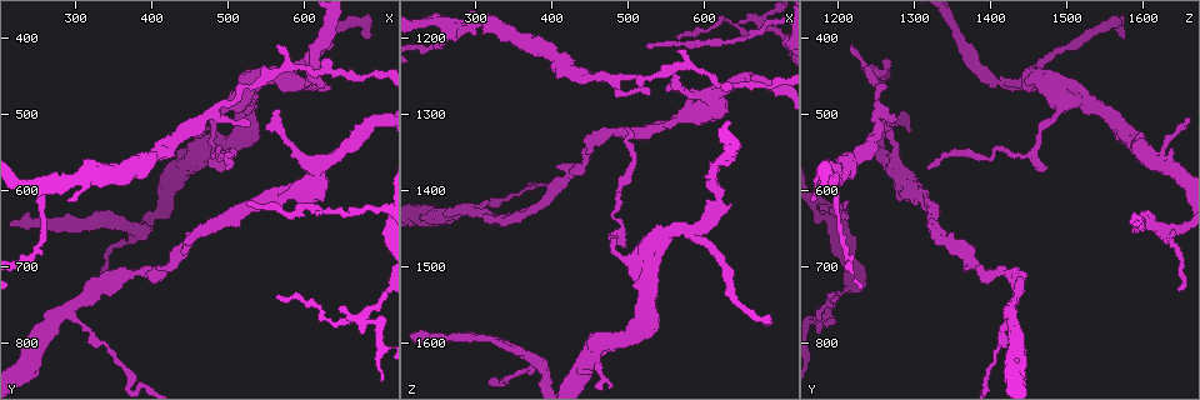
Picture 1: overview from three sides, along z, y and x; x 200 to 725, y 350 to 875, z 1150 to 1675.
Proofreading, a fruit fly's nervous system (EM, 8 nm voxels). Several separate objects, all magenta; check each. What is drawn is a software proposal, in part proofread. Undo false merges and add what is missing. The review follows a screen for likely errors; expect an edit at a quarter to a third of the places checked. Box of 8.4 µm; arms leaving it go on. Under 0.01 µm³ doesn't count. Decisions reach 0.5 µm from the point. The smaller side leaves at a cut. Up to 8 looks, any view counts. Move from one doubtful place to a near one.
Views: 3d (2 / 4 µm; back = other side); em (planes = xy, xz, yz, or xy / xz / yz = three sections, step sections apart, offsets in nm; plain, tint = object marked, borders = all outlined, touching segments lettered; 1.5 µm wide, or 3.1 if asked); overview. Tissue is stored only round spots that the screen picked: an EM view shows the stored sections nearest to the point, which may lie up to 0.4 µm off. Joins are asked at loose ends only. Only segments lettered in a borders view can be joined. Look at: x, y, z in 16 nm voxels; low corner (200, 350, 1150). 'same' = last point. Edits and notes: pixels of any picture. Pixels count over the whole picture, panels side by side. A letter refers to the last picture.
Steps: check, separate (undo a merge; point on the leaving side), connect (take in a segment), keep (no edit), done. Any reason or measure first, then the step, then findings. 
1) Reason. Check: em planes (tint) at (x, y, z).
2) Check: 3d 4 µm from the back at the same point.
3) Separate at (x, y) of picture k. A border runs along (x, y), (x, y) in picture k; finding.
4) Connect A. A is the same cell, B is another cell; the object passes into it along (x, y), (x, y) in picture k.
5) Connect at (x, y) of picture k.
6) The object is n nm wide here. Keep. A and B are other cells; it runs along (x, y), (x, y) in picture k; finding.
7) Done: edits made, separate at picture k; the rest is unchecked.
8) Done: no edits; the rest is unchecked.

Narrows sharply. Check: 3d 2 µm at (605, 440, 1250).

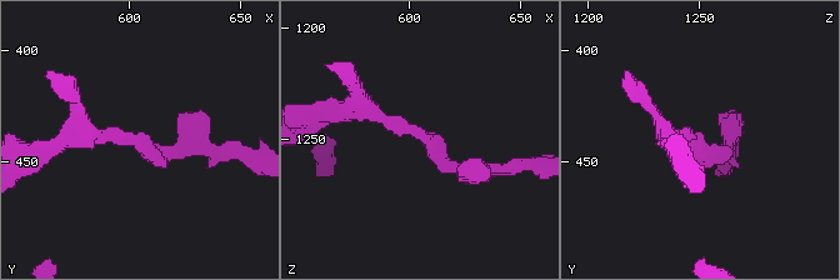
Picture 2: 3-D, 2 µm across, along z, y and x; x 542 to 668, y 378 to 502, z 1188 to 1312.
Now the EM. Check: em planes (borders) at (606, 443, 1248).

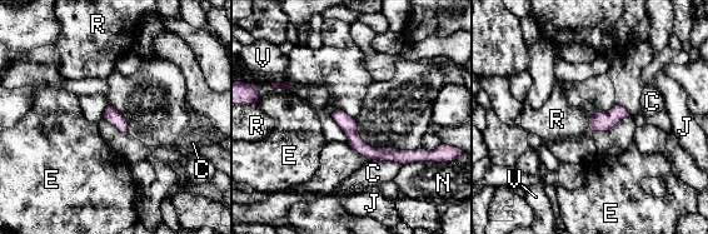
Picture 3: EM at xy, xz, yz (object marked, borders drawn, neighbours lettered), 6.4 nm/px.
Keep. C, E, J, N, R and V are other cells; it runs along (337, 113), (368, 152), (405, 158) in picture 3; all the same cell.

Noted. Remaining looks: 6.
Check: 3d 4 µm at (565, 735, 1200).

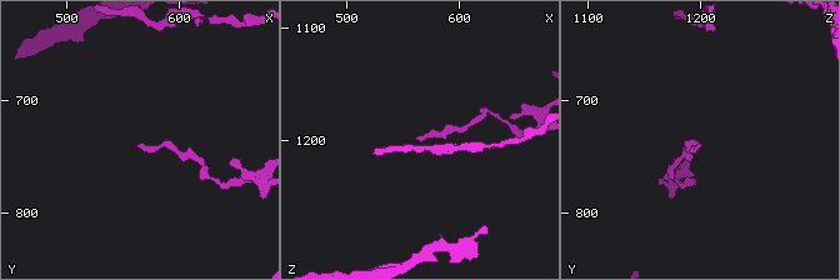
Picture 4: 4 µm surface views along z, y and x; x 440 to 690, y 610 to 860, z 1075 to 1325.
Shape alone is not enough. Check: em planes (borders) at (562, 738, 1198).

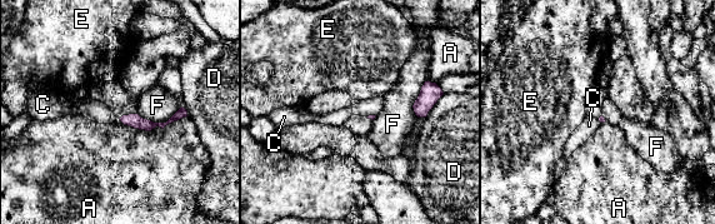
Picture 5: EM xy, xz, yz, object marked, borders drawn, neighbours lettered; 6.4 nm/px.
Connect C. C is the same cell, A, D, E and F are other cells; it goes on there.

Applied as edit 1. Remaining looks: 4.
Thin end. Check: em xz step 4 (borders) at (685, 400, 1575).

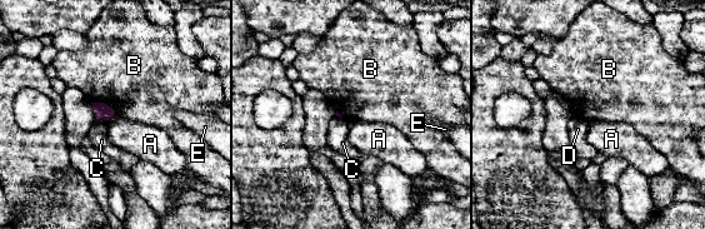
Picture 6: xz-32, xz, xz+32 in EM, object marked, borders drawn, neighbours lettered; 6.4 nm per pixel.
Another direction. Check: em planes (borders) at the same point.

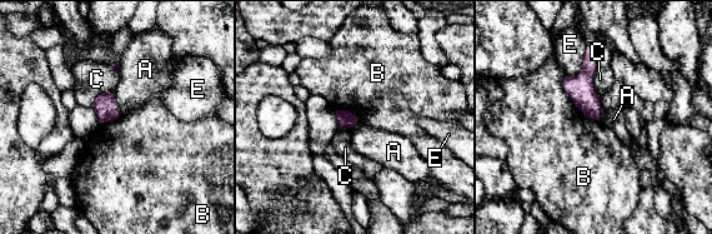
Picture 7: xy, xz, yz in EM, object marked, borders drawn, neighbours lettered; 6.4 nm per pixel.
Keep. A, B, C and E are other cells; a border runs along (561, 83), (572, 103), (600, 122) in picture 7; no lettered segment goes on from it.

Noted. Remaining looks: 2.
Done: edits made, connect at picture 5; the rest is unchecked.

